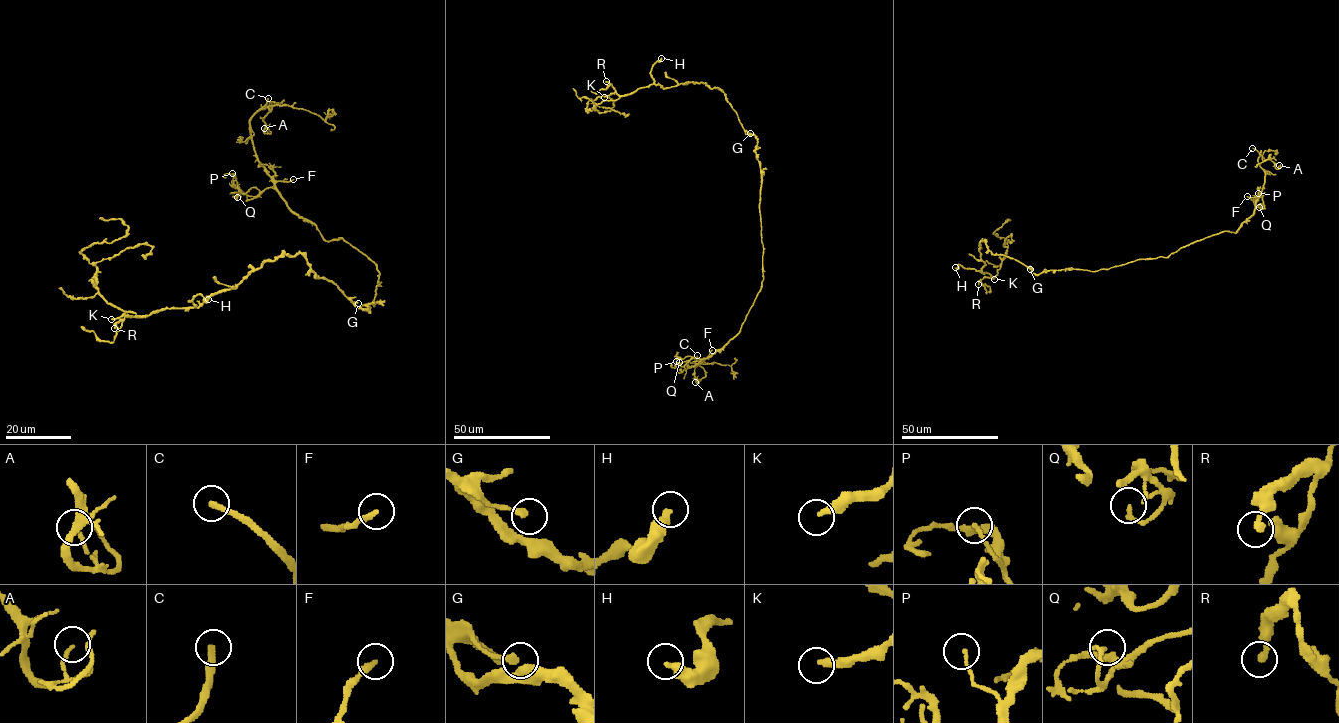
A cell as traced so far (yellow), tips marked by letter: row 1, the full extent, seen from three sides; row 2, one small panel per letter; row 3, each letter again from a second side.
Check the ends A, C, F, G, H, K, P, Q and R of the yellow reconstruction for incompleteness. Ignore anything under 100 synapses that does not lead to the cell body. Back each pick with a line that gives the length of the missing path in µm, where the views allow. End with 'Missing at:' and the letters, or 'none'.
C: missing 25 µm
Missing at: C

